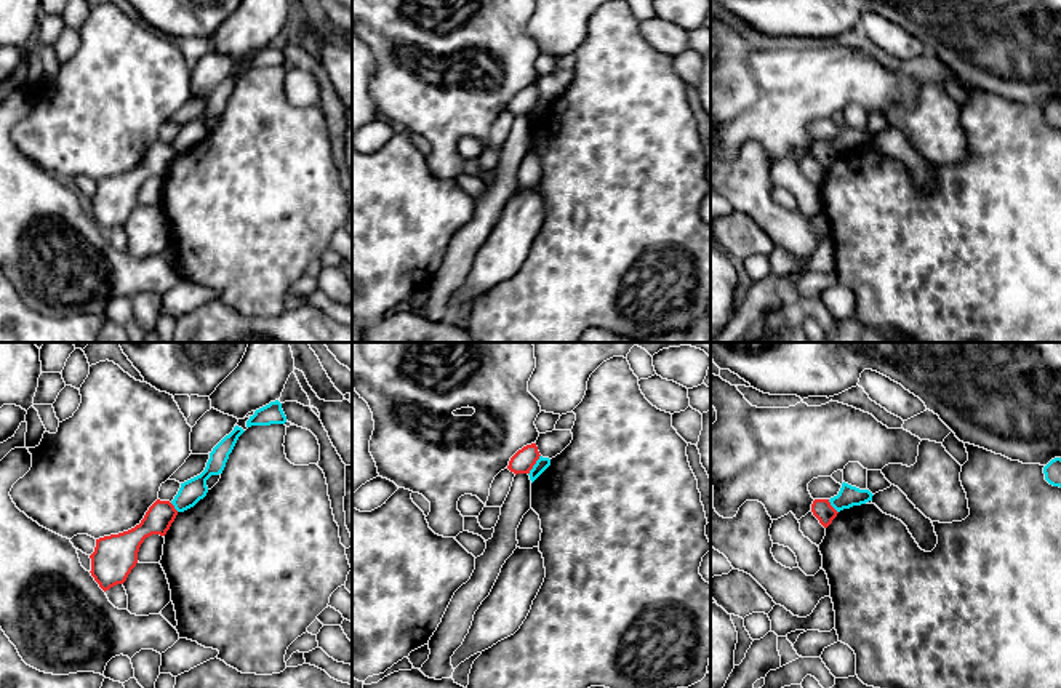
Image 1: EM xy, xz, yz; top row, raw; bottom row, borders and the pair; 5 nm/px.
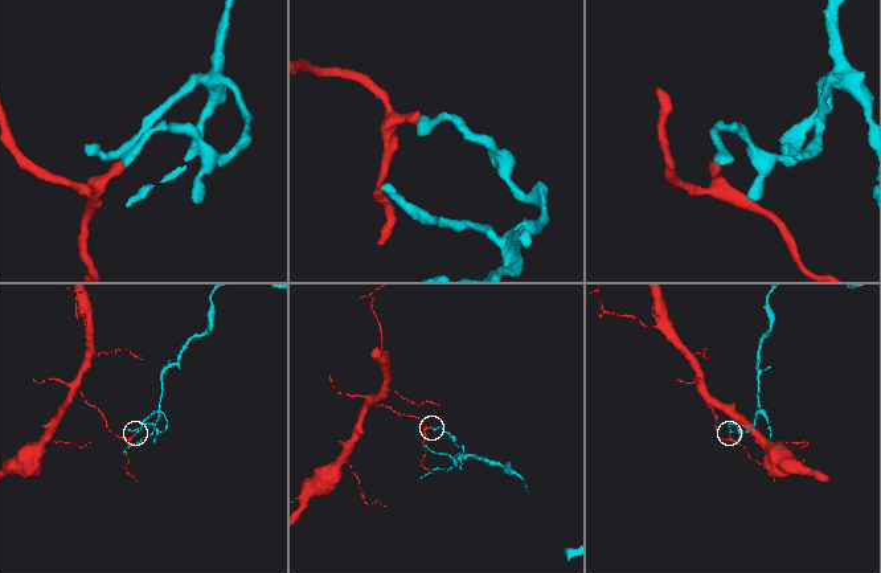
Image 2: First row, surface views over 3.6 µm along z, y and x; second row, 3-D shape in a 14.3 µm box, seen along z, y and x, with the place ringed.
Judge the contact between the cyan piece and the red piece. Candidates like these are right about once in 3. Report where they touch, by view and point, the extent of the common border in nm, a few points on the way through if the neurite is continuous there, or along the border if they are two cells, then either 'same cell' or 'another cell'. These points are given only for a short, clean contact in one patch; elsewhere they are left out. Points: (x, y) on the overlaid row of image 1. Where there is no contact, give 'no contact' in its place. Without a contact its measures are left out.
xz (535, 464) | 120 nm | along xz (540, 455), (528, 474) | another cell

